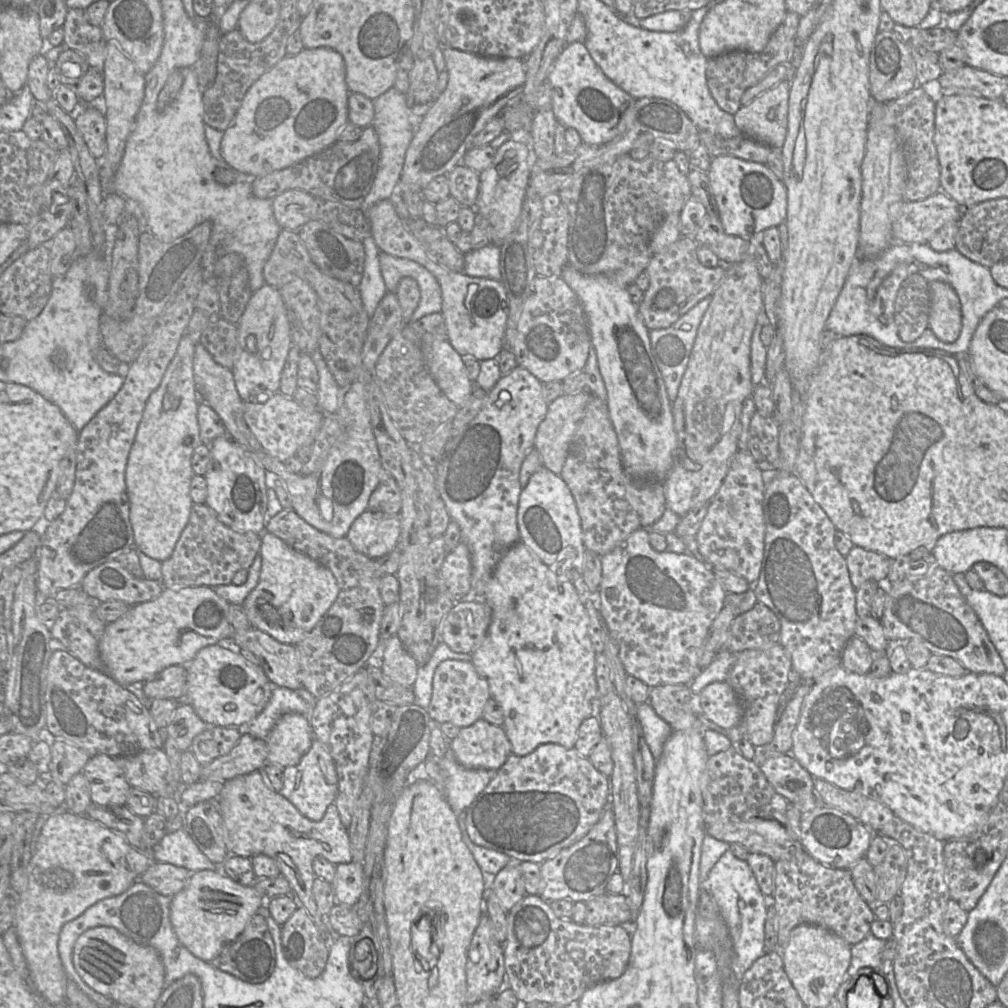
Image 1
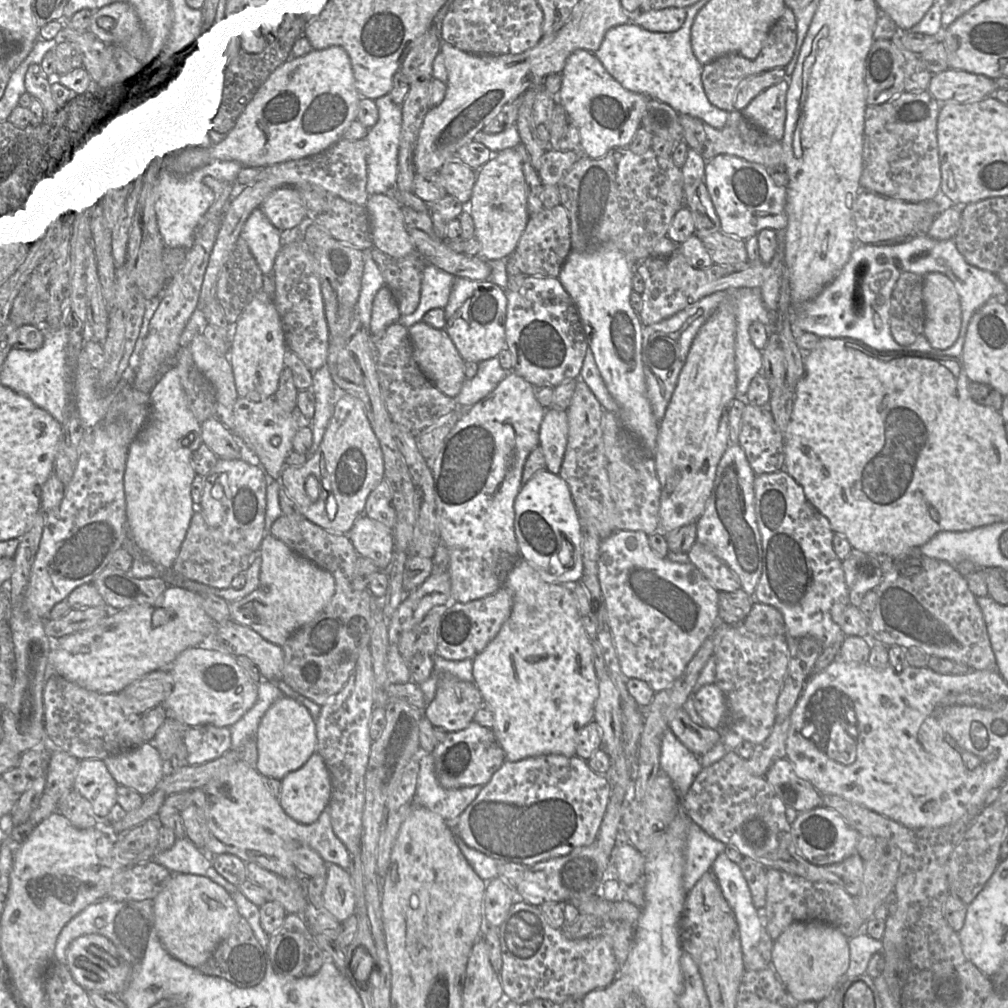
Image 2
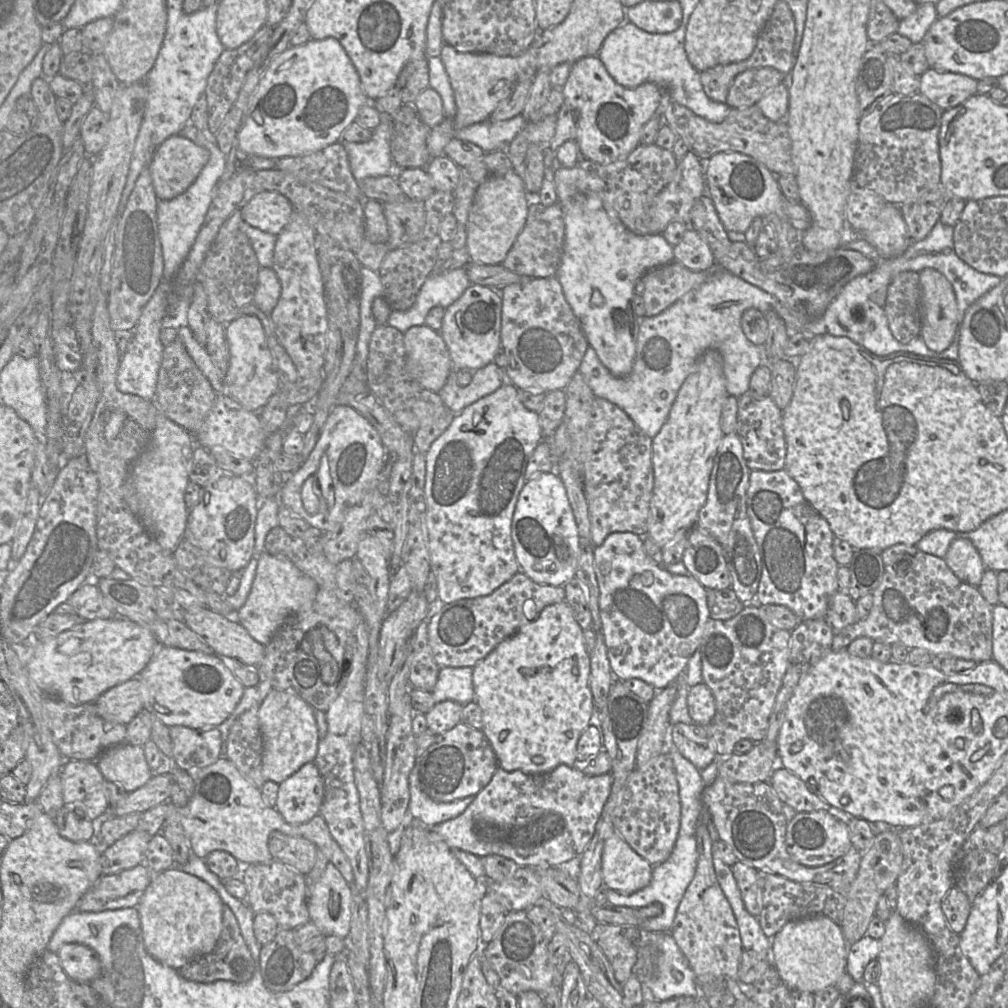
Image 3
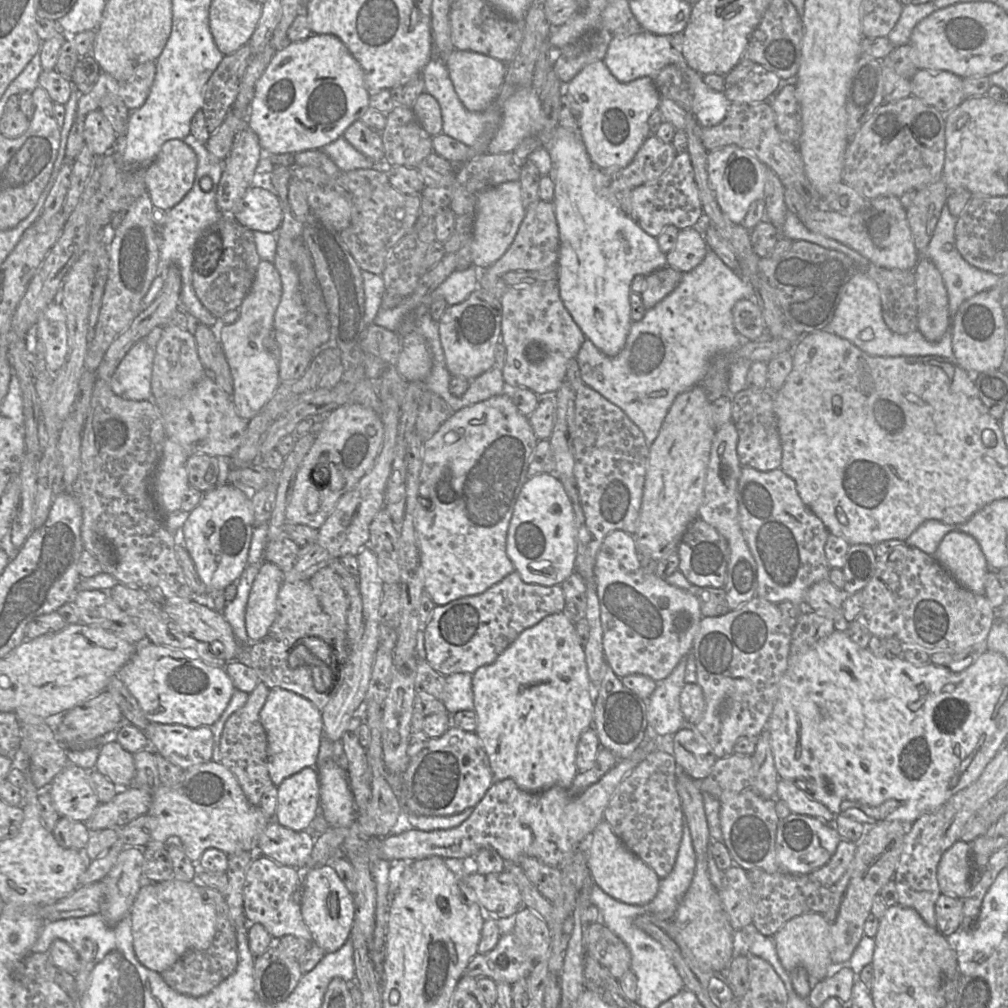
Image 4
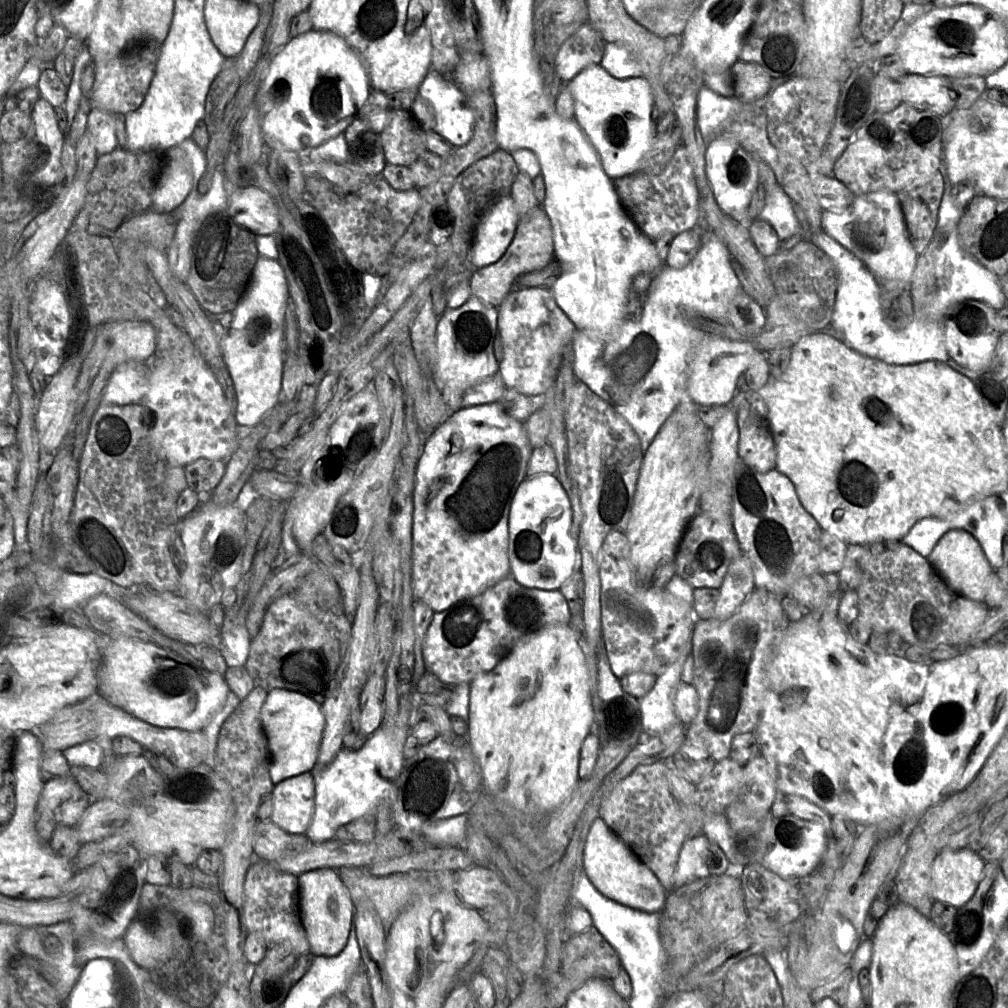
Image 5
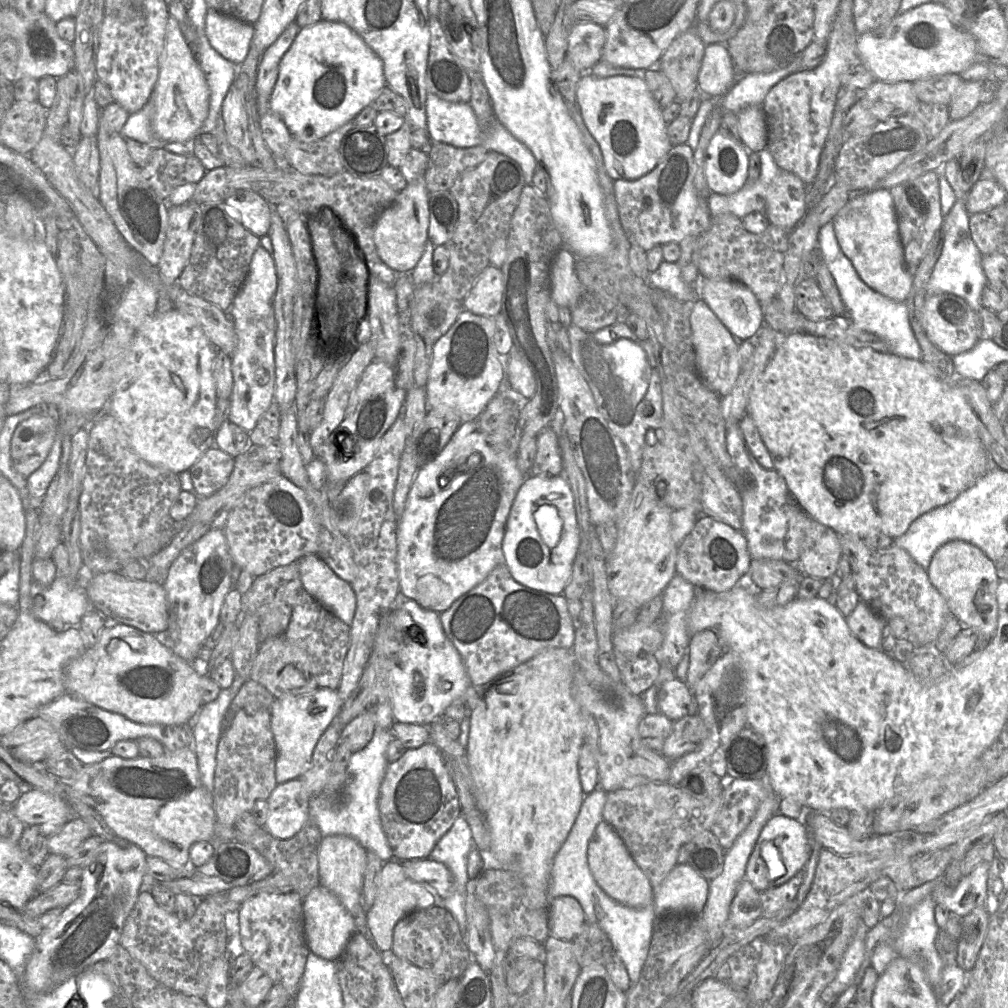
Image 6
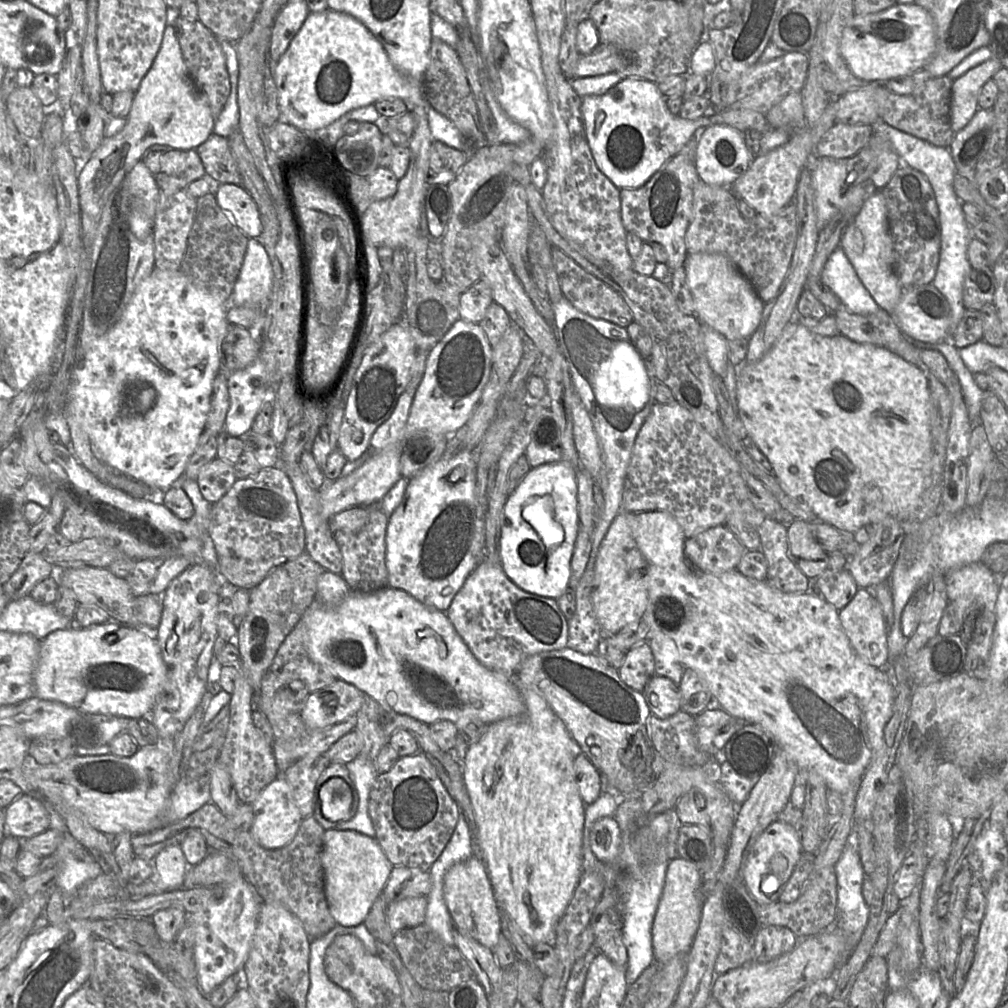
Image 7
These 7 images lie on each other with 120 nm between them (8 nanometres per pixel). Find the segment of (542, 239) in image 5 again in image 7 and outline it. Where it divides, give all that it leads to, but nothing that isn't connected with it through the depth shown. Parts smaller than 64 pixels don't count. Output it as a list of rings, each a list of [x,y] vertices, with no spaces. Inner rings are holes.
[[[482,278],[479,279],[460,295],[460,319],[479,323],[493,301],[493,293],[489,283]]]

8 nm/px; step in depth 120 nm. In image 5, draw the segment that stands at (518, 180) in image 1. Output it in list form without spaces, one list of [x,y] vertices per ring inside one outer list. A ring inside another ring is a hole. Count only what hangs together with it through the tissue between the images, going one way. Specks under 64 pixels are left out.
[[[511,194],[498,198],[479,222],[472,247],[472,262],[477,269],[501,259],[511,244],[520,216]]]

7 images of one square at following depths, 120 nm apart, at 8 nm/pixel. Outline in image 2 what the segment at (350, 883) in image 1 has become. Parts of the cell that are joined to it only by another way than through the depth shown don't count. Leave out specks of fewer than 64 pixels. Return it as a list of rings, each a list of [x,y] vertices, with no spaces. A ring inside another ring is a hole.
[[[328,864],[323,900],[324,910],[341,923],[355,913],[355,894],[348,870]]]

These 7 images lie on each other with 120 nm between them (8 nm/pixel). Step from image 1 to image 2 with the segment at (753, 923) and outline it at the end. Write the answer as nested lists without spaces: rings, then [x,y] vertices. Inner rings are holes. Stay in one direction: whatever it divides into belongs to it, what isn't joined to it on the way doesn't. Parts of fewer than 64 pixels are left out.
[[[721,853],[713,862],[710,871],[734,912],[745,960],[761,938],[763,919],[760,911],[753,905],[750,889],[739,864],[731,861],[725,853]]]

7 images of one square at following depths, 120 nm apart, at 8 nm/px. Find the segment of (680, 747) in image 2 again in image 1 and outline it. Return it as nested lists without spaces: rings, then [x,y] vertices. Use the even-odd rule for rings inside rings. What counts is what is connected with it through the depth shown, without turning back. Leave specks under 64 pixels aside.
[[[649,702],[638,704],[636,715],[646,743],[657,761],[662,754],[664,743],[673,730],[656,714]]]

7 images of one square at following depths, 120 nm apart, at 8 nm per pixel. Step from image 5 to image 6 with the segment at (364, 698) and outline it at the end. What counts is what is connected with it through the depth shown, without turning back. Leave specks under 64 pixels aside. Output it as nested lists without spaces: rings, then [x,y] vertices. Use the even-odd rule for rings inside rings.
[[[366,710],[343,726],[340,731],[339,745],[344,745],[352,753],[359,751],[370,742],[375,729],[374,714]]]

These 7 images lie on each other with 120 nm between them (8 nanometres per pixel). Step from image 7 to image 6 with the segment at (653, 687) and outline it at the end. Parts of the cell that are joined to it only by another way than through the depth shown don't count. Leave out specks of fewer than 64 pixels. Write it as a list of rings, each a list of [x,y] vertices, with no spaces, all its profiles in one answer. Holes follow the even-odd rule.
[[[676,678],[664,682],[659,687],[657,705],[660,713],[672,721],[697,712],[692,691]]]

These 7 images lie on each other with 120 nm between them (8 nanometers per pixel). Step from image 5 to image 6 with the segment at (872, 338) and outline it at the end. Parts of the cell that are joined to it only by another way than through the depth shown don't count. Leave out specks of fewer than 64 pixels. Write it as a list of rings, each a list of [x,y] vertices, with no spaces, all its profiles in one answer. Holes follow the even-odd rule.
[[[941,163],[934,171],[939,179],[942,223],[942,249],[927,284],[926,295],[953,294],[964,299],[974,310],[985,308],[981,303],[982,292],[988,283],[983,272],[982,255],[976,247],[969,229],[969,213],[966,209],[967,194],[957,199],[945,177],[946,163]],[[833,220],[819,229],[818,251],[826,263],[846,308],[852,325],[860,330],[877,335],[889,345],[889,352],[904,358],[920,360],[921,347],[910,325],[907,303],[892,300],[874,291],[859,277],[851,261],[843,254],[834,231]]]

